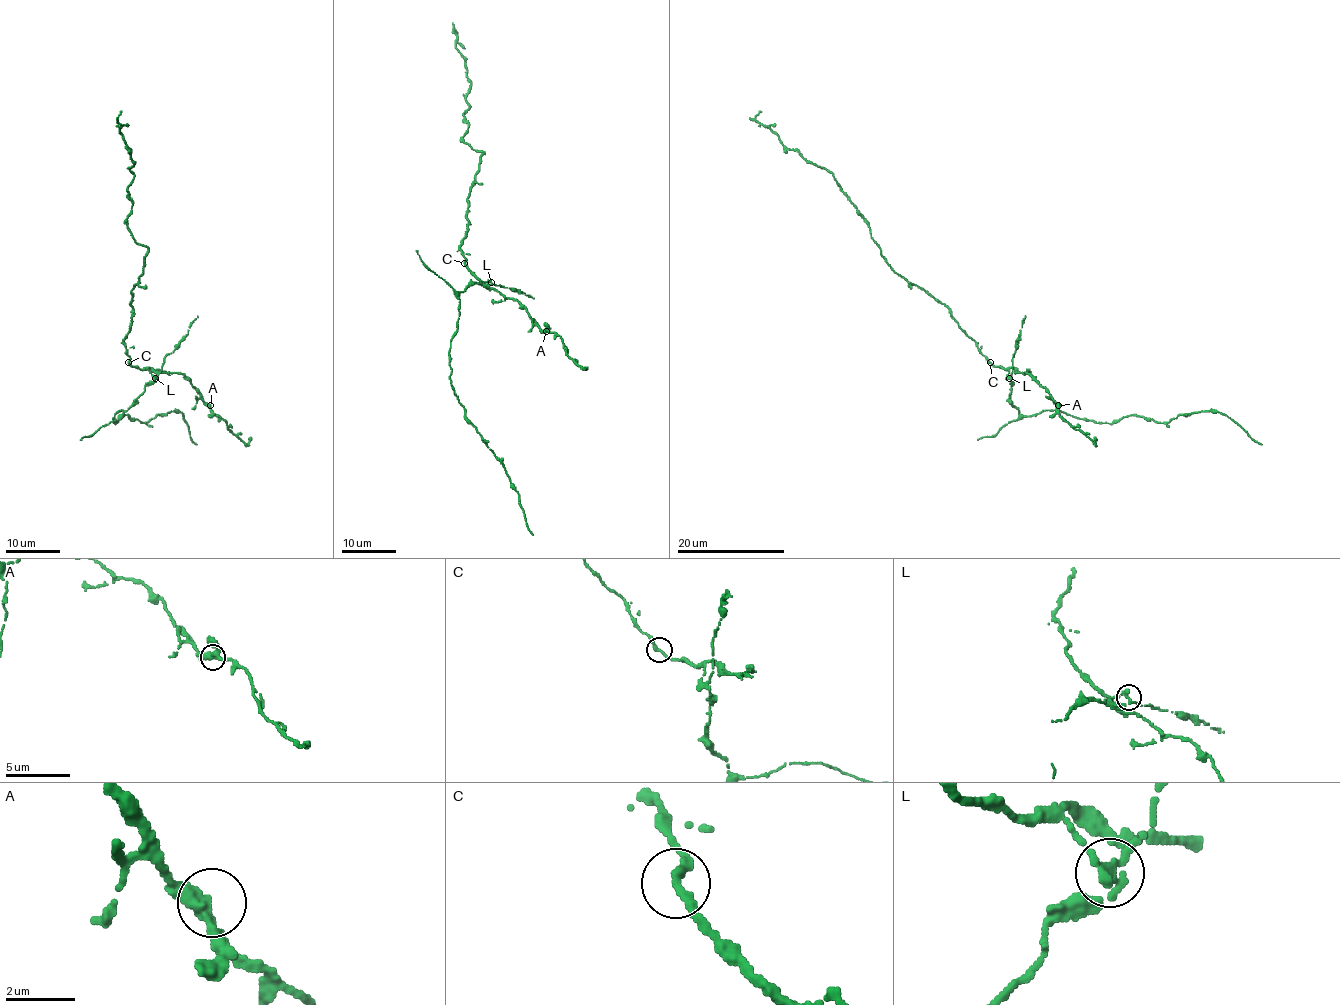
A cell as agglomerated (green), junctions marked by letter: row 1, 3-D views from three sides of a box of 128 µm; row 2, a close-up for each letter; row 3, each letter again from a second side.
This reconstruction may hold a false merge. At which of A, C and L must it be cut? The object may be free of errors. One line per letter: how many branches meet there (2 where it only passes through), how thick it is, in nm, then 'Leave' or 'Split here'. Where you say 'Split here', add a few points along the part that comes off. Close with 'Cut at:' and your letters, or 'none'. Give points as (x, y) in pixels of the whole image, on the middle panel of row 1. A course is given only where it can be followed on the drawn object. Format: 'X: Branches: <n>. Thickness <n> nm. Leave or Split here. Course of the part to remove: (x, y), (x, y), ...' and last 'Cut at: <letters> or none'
A: Branches: 2. Thickness 380 nm. Leave
C: Branches: 2. Thickness 260 nm. Leave
L: Branches: 2. Thickness 360 nm. Split here. Course of the part to remove: (491, 282), (471, 283), (459, 294), (449, 379), (467, 419), (506, 472), (533, 535)
Cut at: L

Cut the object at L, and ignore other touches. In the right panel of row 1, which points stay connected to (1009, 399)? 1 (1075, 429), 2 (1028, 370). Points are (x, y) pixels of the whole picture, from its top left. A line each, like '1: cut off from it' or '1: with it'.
1: cut off from it
2: cut off from it

